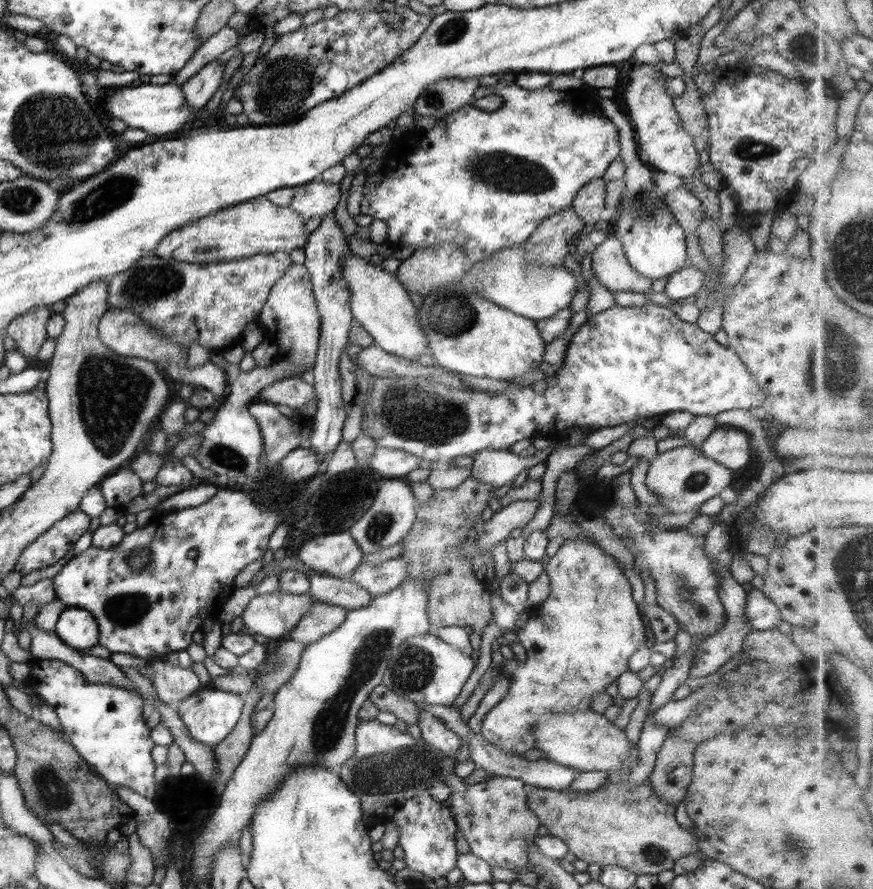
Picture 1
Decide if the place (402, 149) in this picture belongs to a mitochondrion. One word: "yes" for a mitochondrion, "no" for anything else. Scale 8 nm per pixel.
no

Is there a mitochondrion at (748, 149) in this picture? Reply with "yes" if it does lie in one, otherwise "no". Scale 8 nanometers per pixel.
yes

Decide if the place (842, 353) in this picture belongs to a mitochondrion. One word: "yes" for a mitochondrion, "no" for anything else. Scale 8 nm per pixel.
yes

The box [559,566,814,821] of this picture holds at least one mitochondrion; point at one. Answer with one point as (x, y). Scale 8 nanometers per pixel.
(686, 593)

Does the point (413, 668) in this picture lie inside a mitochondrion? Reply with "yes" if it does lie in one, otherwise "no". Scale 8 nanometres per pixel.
yes

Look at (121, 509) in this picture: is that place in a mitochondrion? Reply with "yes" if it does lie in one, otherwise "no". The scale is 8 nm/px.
no

